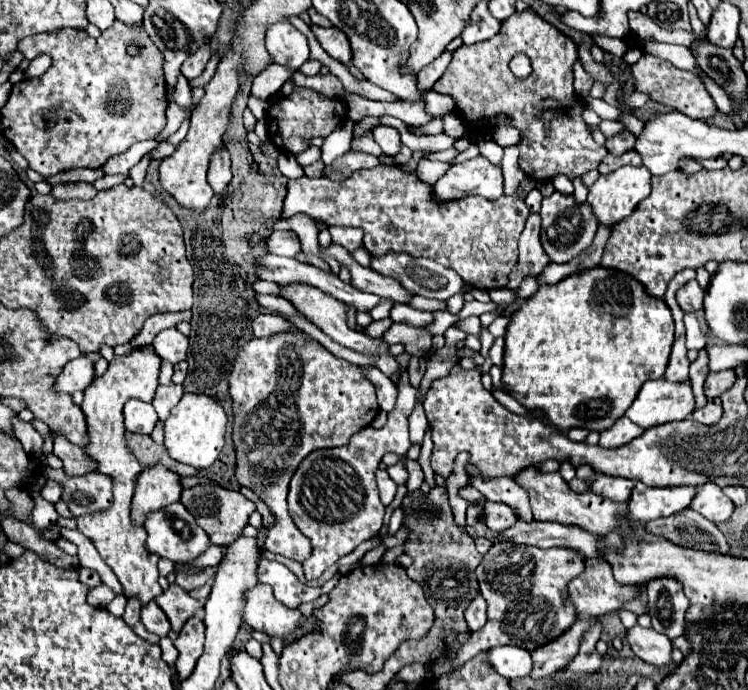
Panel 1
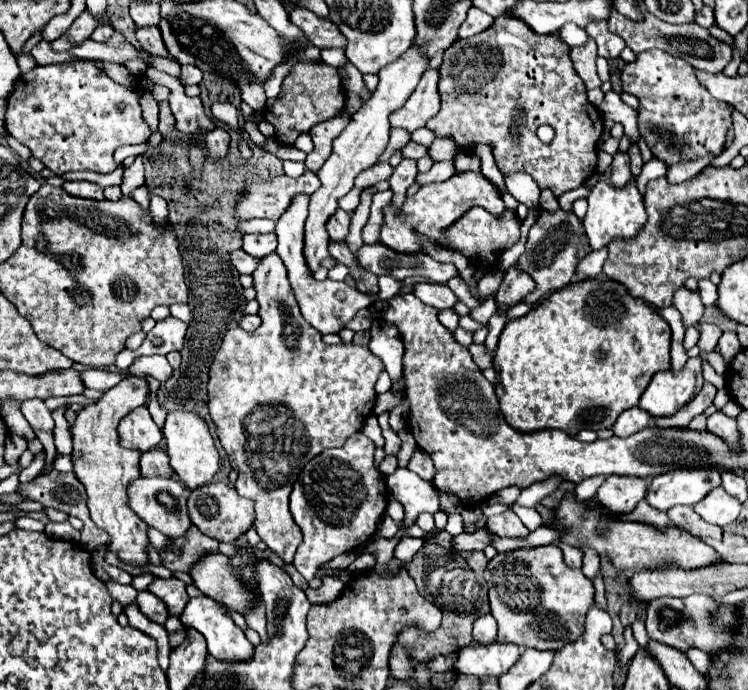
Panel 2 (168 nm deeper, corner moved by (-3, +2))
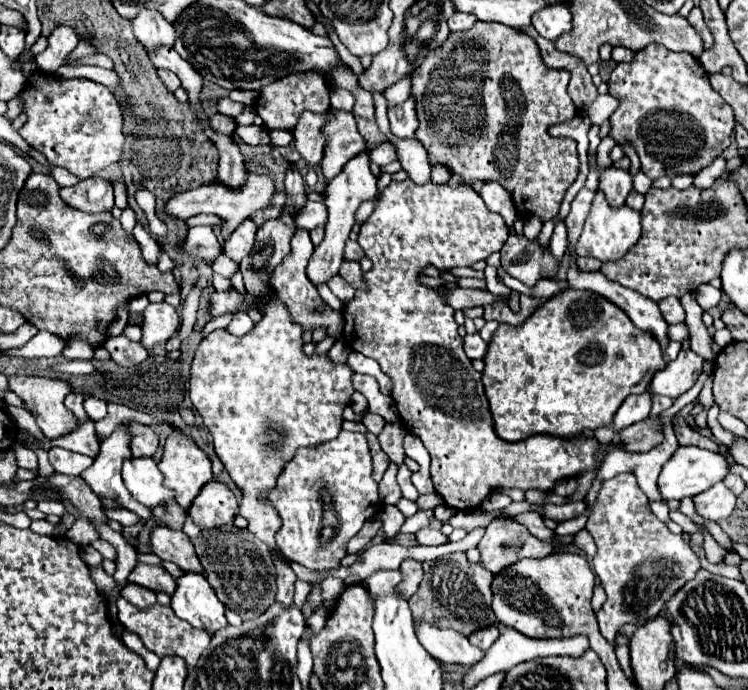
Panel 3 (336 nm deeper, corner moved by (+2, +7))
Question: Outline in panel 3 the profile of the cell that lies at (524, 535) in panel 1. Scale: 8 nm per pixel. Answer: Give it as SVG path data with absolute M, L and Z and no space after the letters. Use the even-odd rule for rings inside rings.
M421 528L415 532L415 540L421 546L439 546L445 542L445 536L439 530L431 530L431 528Z

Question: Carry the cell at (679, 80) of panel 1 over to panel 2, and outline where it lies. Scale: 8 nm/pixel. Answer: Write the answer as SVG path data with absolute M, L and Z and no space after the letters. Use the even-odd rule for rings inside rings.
M660 49L644 51L622 71L622 89L638 97L638 129L650 151L674 165L708 153L720 155L726 131L732 127L732 105L714 99L696 79L694 67Z

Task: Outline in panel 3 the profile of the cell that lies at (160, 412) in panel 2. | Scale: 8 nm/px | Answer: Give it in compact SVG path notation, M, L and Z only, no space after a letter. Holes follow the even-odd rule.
M125 334L107 336L107 340L103 342L103 348L111 354L111 358L113 358L119 366L141 364L141 362L147 358L147 350L145 350L139 342L129 340Z

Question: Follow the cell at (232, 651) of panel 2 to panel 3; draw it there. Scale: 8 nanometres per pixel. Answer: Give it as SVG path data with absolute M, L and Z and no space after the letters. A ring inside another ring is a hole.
M183 572L177 580L175 594L171 596L171 608L177 618L183 618L197 628L217 632L227 626L225 604L219 602L215 590L199 572Z

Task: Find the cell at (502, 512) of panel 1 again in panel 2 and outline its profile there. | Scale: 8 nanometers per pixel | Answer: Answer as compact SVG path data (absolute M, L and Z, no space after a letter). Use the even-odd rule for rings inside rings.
M504 511L500 515L488 517L486 527L498 537L526 537L530 533L514 511Z

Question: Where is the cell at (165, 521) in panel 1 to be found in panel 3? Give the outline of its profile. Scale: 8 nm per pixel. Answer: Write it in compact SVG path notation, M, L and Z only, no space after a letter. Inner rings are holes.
M131 458L123 462L123 480L135 500L147 508L165 504L165 500L175 498L175 494L163 486L163 474L159 472L153 458Z

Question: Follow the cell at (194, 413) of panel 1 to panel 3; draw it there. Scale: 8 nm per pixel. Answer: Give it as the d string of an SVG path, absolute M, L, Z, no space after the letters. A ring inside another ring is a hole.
M173 430L173 434L167 438L165 450L163 450L163 458L159 462L159 470L165 476L165 484L167 488L171 488L175 492L175 500L183 506L183 510L187 512L189 506L193 504L195 496L201 492L201 488L213 480L213 472L211 472L211 462L205 456L203 450L199 450L199 446L185 436L181 430Z

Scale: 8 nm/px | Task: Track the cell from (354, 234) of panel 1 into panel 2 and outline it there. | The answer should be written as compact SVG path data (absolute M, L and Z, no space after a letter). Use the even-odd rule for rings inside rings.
M338 209L330 219L328 219L328 235L332 241L344 241L346 235L348 235L348 229L350 229L350 213Z

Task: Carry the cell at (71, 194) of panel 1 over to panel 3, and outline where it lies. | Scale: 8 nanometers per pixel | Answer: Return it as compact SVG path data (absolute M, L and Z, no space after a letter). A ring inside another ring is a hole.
M87 178L71 188L61 188L61 198L81 212L111 212L115 204L113 186L103 178Z

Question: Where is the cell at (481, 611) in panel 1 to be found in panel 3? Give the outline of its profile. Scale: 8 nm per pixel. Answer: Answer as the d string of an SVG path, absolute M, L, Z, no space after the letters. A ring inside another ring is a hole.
M489 626L489 628L483 628L479 632L473 632L469 636L469 642L475 644L477 648L483 648L483 650L489 650L491 644L499 638L499 626Z

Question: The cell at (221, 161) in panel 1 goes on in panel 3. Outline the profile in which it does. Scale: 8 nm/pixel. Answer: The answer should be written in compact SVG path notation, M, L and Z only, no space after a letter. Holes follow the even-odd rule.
M213 114L211 116L211 128L219 134L233 134L235 130L235 118L225 114Z

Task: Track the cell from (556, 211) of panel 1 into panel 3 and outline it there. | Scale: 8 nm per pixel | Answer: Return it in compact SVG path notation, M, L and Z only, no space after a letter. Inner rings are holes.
M511 234L501 248L501 268L525 286L535 286L537 280L547 278L557 268L557 262L549 248L541 250L539 246L531 246L525 236Z

